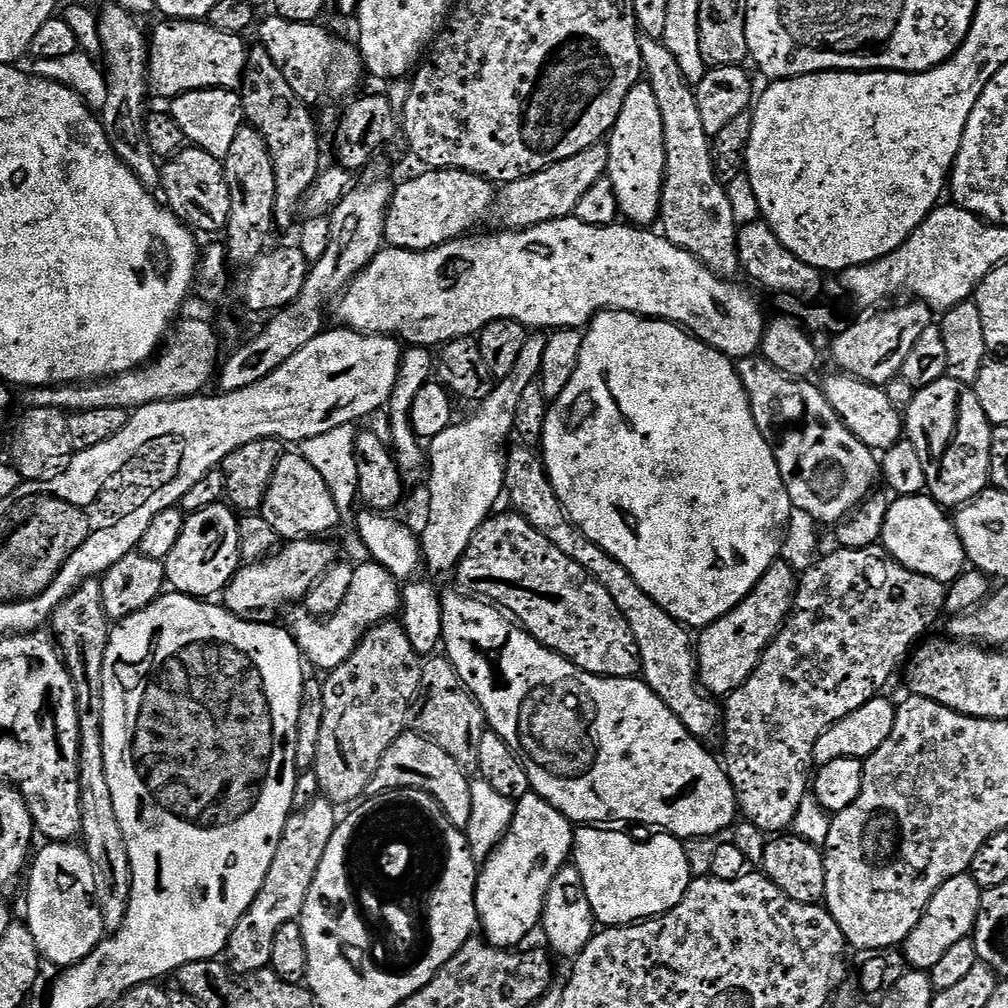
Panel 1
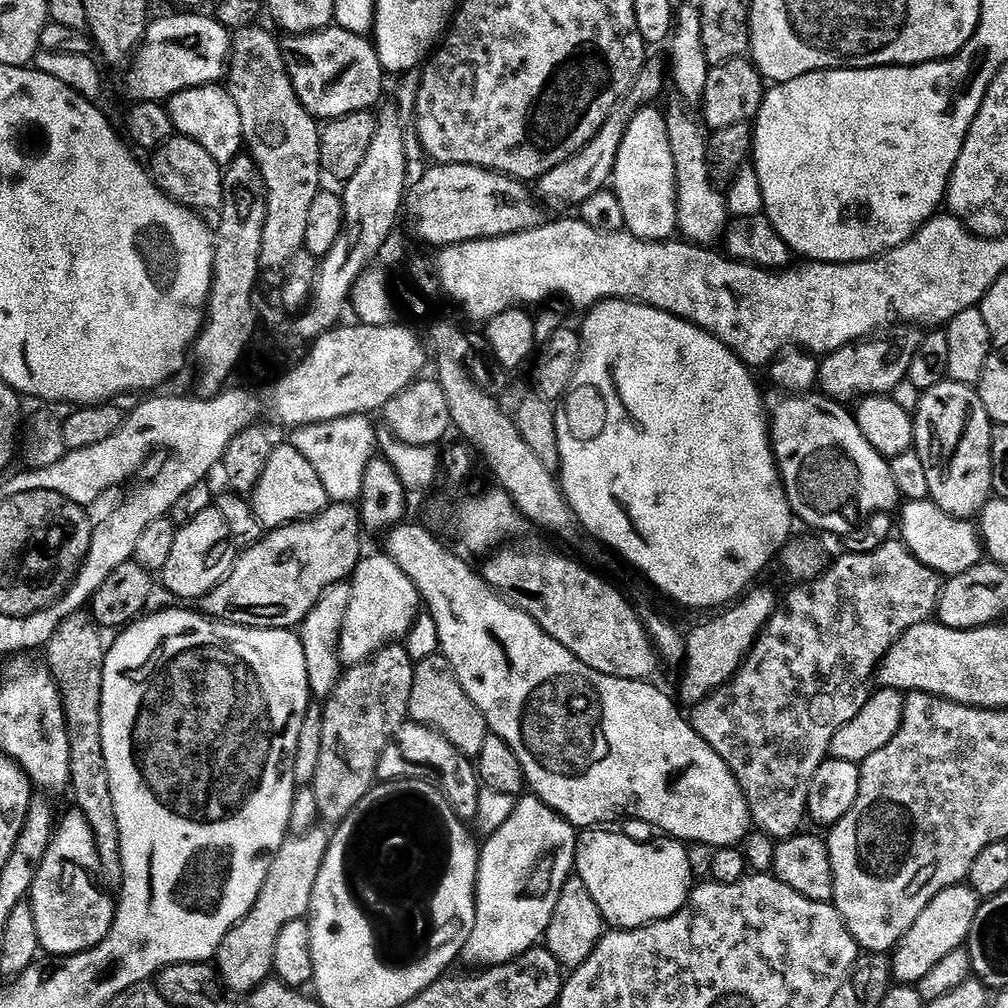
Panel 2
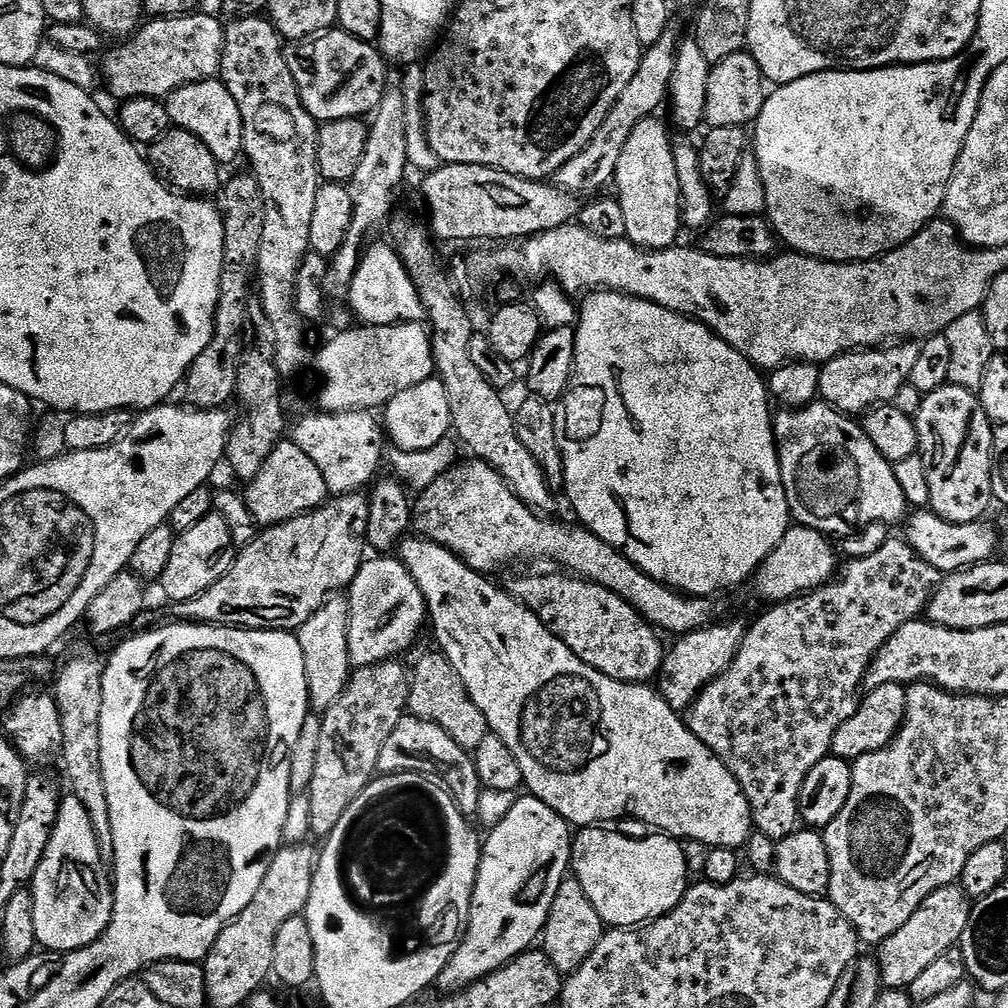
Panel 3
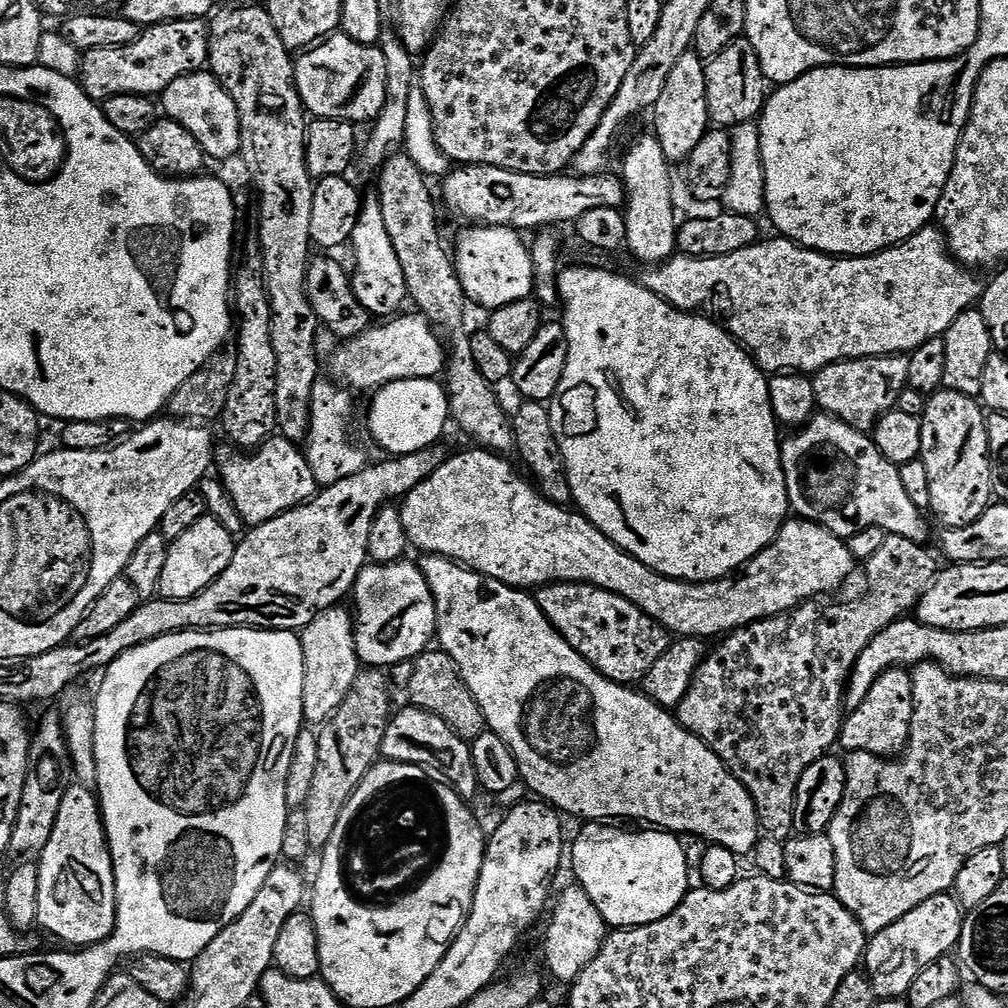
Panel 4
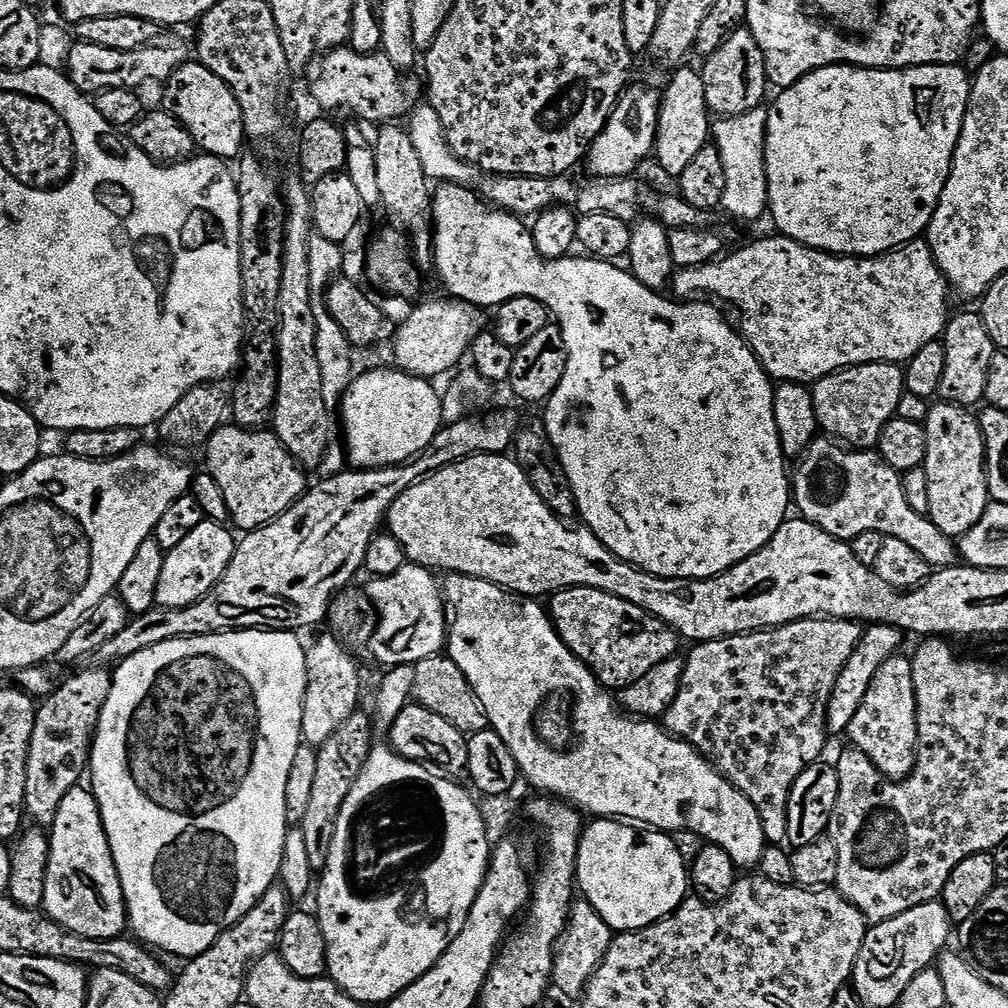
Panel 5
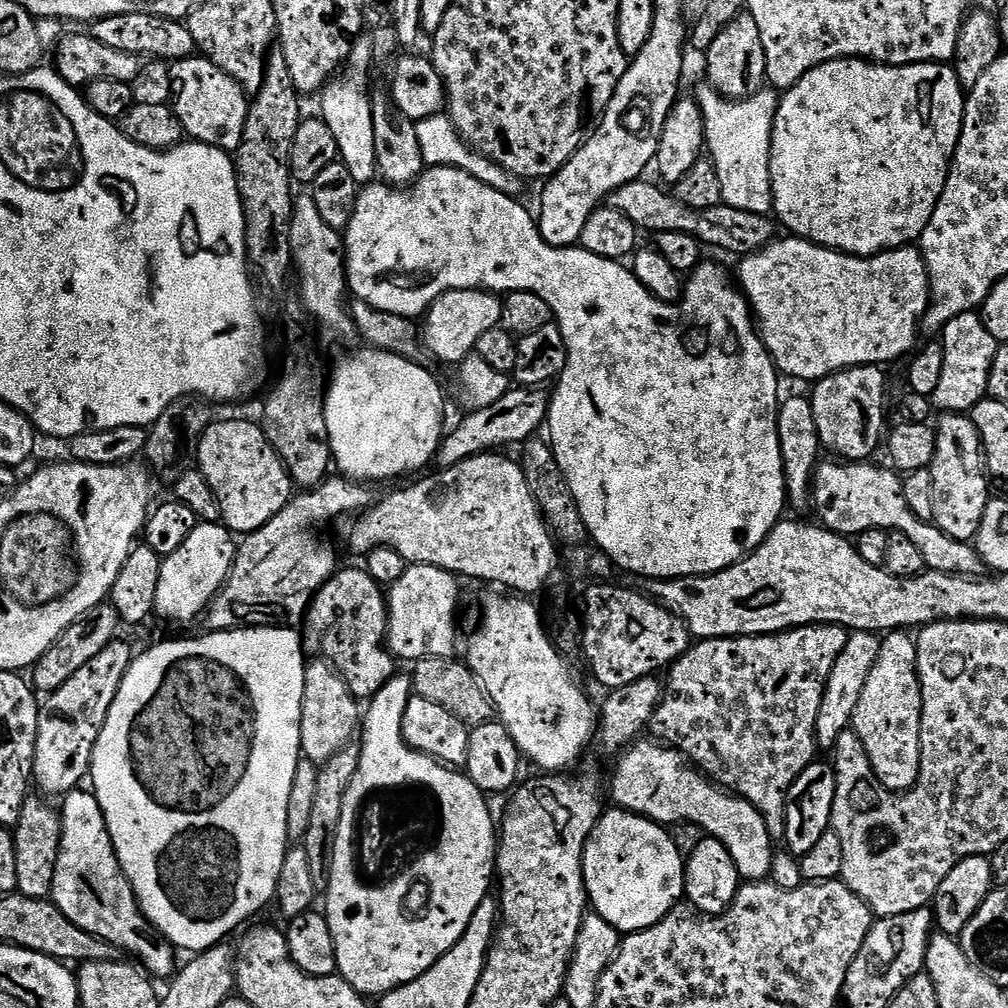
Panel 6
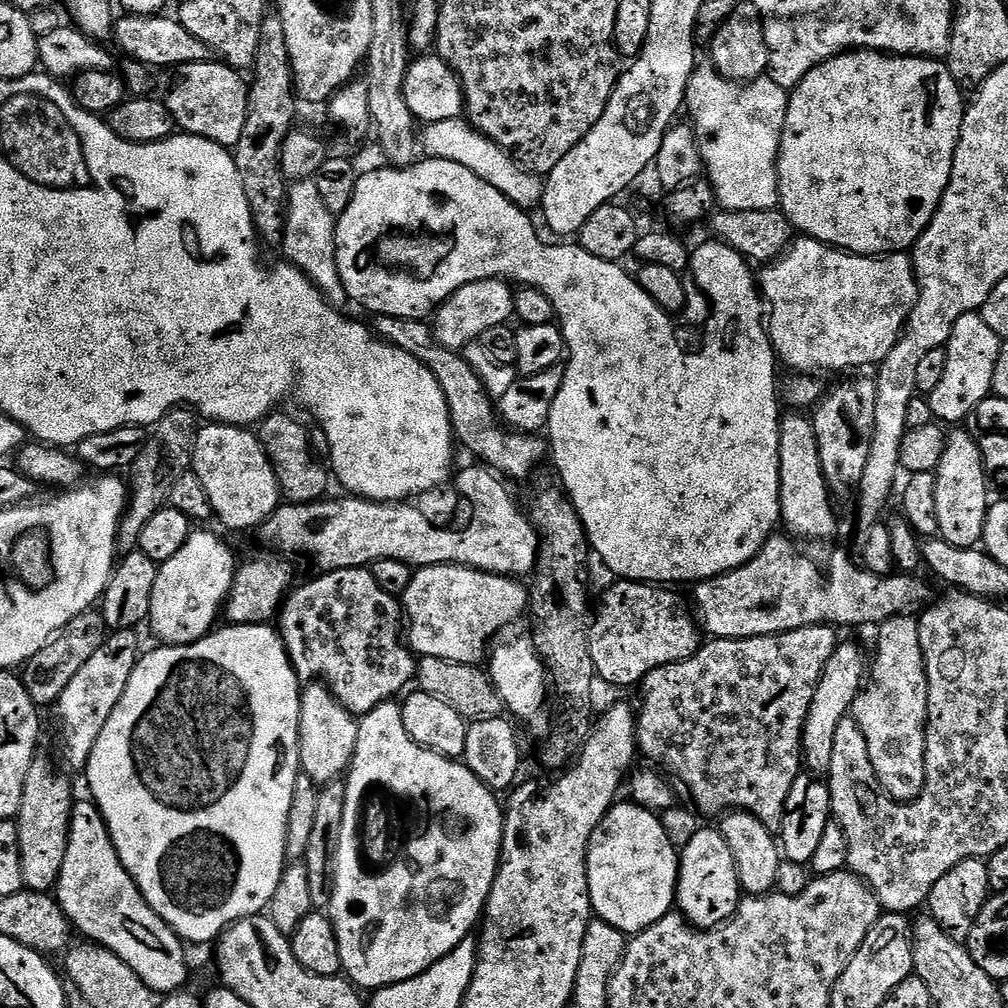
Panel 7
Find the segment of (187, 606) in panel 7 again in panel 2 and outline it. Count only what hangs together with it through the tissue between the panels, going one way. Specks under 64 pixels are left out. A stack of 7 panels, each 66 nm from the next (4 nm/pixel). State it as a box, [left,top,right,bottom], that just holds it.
[162,507,234,601]

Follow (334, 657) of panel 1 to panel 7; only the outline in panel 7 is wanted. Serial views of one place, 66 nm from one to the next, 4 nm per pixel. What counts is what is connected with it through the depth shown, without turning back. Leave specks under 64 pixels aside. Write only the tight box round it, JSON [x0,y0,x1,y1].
[402,563,529,665]

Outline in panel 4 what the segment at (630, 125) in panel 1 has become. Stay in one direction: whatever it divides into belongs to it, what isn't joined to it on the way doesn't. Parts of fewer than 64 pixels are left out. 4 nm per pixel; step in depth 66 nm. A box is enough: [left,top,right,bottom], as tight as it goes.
[622,134,678,266]

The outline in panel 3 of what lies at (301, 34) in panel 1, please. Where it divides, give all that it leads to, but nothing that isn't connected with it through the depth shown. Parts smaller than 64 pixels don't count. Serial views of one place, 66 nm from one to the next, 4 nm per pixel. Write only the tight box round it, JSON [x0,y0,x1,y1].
[284,30,386,122]

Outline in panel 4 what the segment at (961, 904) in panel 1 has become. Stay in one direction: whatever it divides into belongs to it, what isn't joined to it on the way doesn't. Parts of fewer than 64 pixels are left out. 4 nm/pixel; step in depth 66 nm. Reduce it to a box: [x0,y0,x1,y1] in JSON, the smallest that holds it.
[862,894,965,1000]

